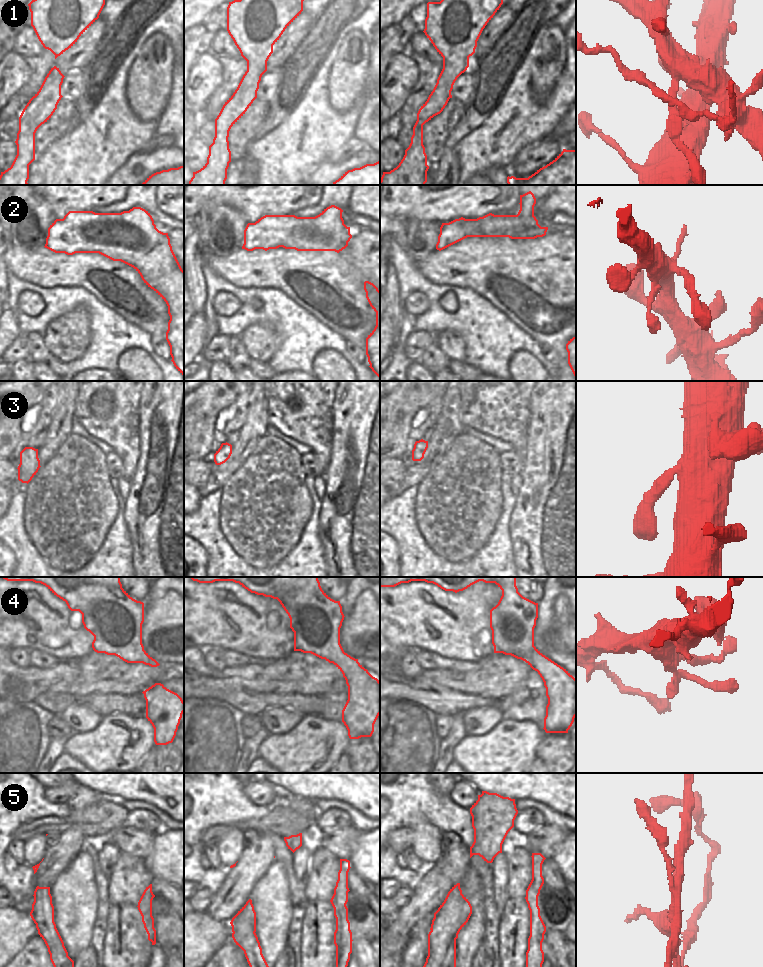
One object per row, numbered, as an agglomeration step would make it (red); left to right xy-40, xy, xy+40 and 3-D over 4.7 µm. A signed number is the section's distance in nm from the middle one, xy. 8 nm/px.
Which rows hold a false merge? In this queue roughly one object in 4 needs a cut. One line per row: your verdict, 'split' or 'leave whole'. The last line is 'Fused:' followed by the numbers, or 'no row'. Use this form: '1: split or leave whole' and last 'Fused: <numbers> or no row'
1: split
2: leave whole
3: leave whole
4: leave whole
5: split
Fused: 1, 5

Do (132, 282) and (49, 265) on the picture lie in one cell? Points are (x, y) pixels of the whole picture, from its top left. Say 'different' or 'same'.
same

